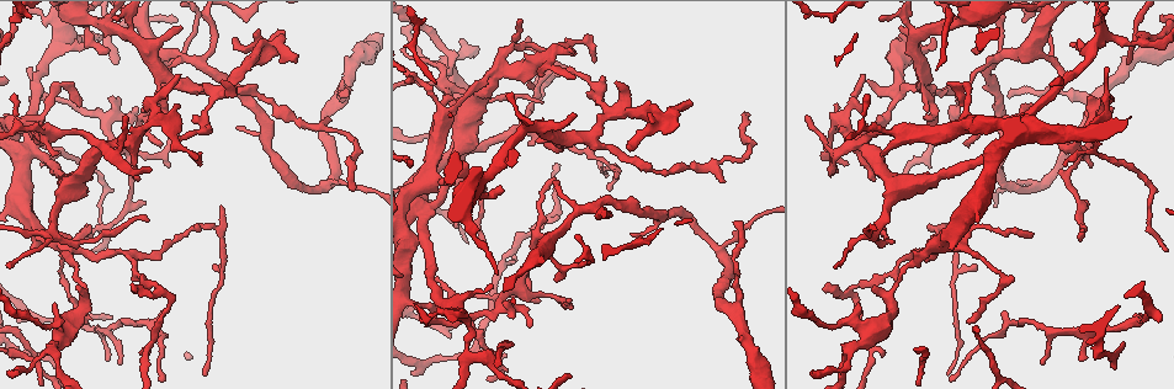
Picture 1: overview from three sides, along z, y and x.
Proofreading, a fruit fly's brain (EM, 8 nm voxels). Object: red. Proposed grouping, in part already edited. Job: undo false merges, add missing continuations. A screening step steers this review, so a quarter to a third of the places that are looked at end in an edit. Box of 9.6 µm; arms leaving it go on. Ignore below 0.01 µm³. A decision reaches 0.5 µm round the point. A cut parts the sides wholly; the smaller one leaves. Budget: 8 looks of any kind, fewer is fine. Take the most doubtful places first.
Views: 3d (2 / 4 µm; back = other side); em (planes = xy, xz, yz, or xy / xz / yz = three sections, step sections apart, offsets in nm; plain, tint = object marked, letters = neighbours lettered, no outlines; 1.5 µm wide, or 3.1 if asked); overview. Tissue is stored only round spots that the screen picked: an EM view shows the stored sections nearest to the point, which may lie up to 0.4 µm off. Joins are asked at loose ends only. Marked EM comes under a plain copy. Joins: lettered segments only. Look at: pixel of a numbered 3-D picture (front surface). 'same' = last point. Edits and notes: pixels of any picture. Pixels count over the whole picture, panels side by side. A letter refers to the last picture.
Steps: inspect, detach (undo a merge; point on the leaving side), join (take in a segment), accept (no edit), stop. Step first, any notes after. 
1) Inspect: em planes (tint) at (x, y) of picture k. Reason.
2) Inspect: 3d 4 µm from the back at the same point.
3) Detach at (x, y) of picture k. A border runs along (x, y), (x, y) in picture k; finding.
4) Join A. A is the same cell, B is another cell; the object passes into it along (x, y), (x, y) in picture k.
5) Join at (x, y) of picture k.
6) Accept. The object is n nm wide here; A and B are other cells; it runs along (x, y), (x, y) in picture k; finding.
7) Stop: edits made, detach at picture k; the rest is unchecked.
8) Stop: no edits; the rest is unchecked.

Inspect: 3d 4 µm at (943, 241) of picture 1. Sudden change in width.

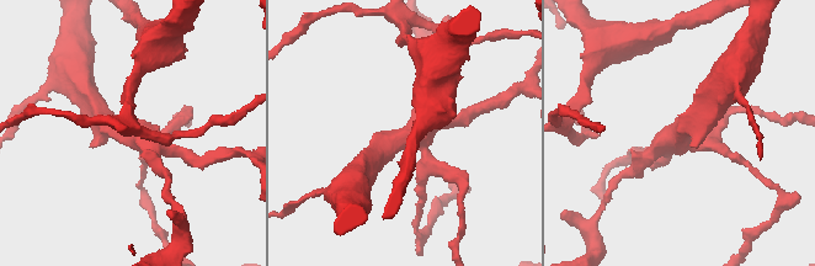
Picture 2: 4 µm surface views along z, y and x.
Inspect: em planes (letters) at (138, 137) of picture 2.

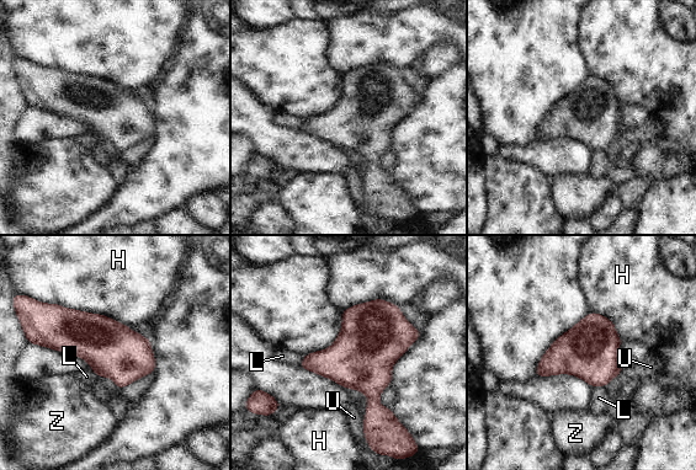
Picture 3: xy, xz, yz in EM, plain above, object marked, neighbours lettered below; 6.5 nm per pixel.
Accept. H, L, U and Z are other cells; a border runs along (591, 386), (602, 385), (605, 388) in picture 3; all the same cell.

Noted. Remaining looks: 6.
Inspect: em planes (letters) at (806, 116) of picture 1.

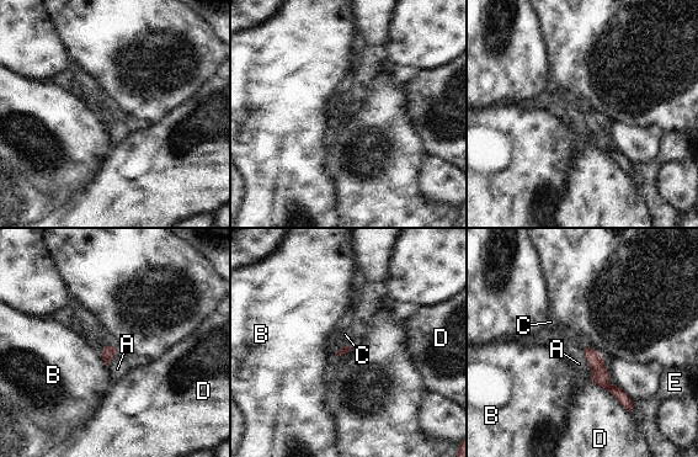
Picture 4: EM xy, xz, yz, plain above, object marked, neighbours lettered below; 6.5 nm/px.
Accept. A, B, C, D and E are other cells; none of them fits.

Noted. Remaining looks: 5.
Inspect: em xz step 4 (tint) at (543, 142) of picture 1. Branch stops here.

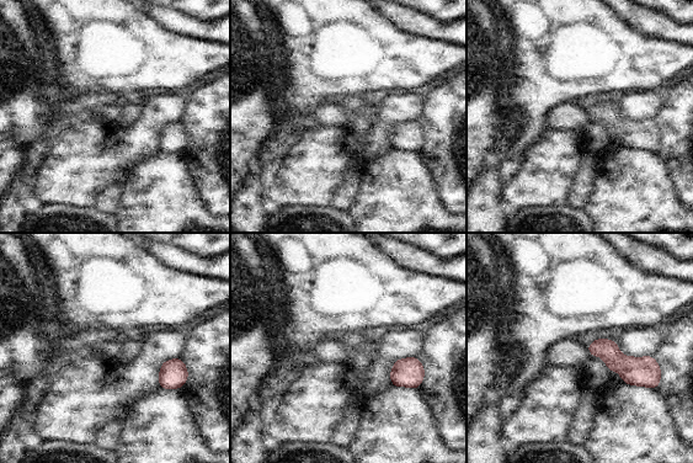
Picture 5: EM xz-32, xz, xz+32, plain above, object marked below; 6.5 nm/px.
Inspect: em yz step 4 (letters) at the same point.

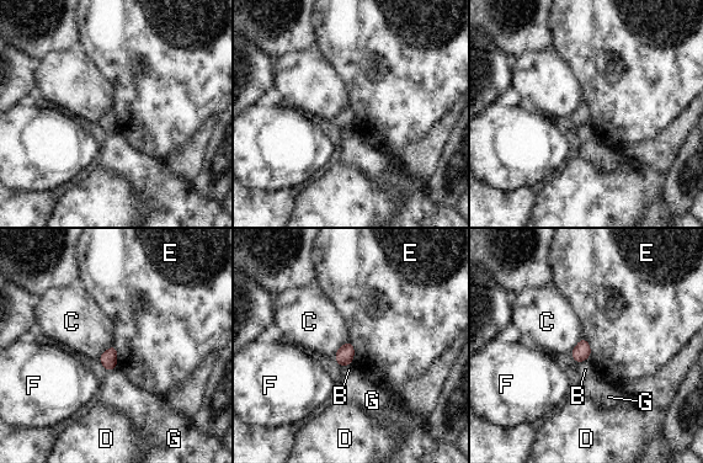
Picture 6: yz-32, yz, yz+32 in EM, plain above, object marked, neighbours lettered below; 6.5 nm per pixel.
Accept. B, C, D, E, F and G are other cells; a border runs along (115, 344), (117, 367) in picture 6; no lettered segment goes on from it.

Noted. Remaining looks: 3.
Stop: no edits; the rest is unchecked.

